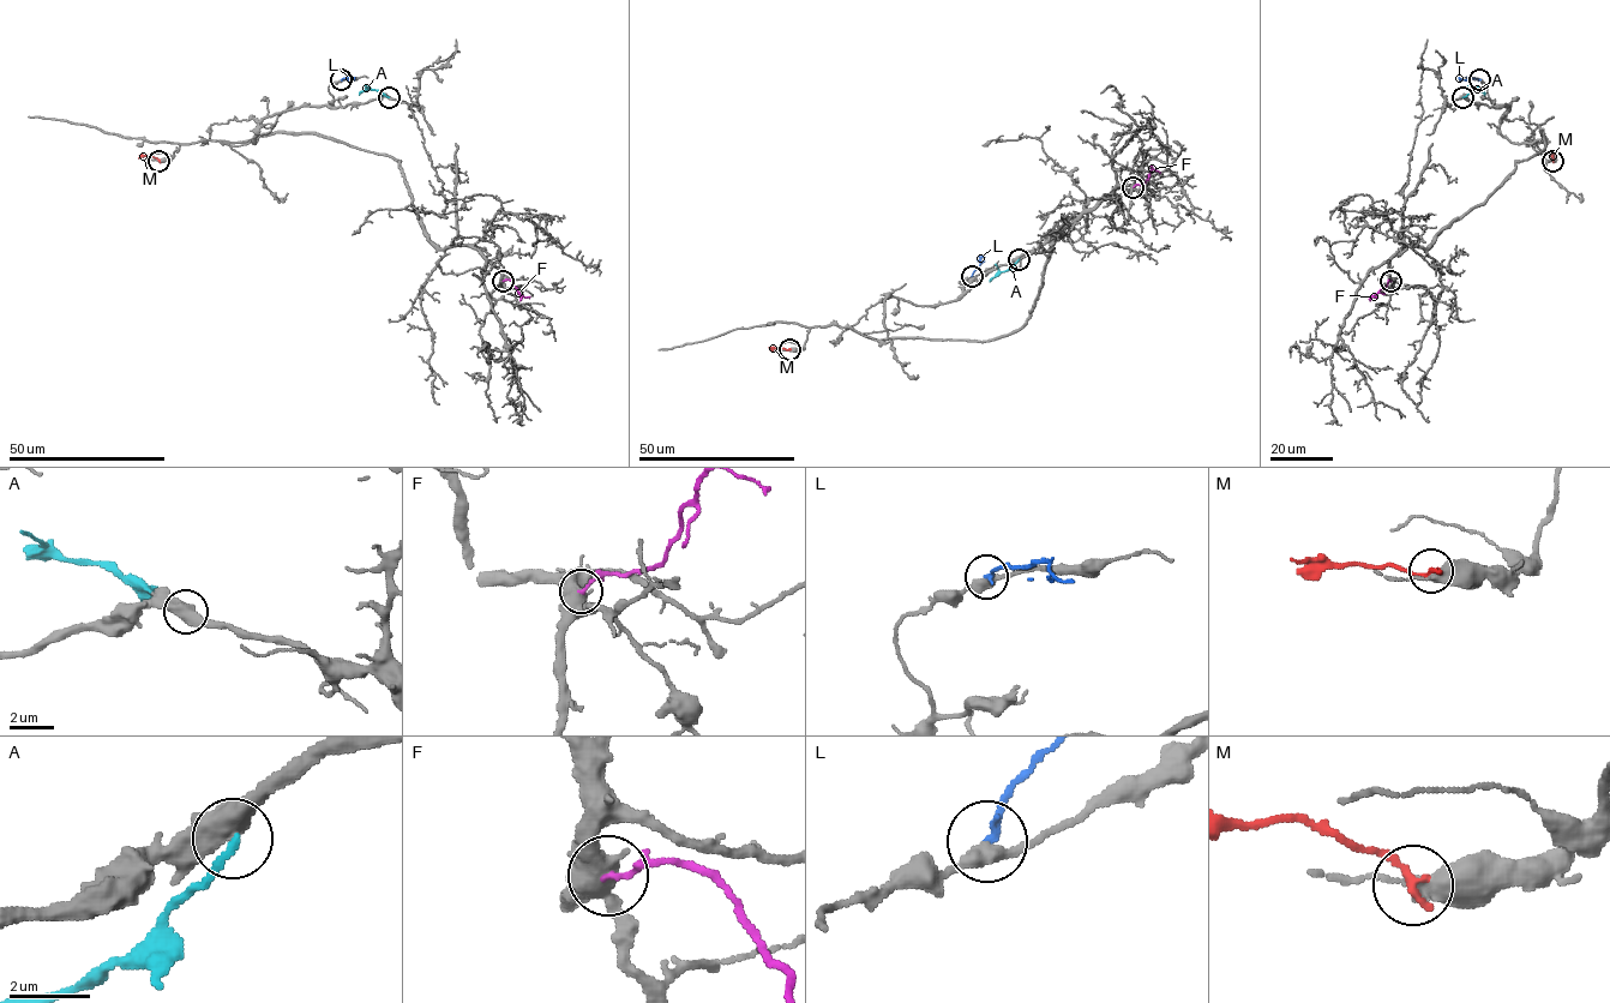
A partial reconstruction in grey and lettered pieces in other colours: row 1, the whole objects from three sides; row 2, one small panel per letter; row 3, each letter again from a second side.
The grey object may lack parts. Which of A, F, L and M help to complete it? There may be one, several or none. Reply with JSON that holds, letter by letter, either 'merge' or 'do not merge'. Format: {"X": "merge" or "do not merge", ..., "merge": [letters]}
{"A": "do not merge", "F": "do not merge", "L": "do not merge", "M": "do not merge", "merge": []}

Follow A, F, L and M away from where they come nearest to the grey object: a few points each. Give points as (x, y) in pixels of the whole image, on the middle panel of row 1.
A: (1019, 258), (989, 281)
F: (1134, 187), (1145, 182), (1152, 169), (1159, 173)
L: (972, 276), (985, 254)
M: (788, 349), (769, 347)

